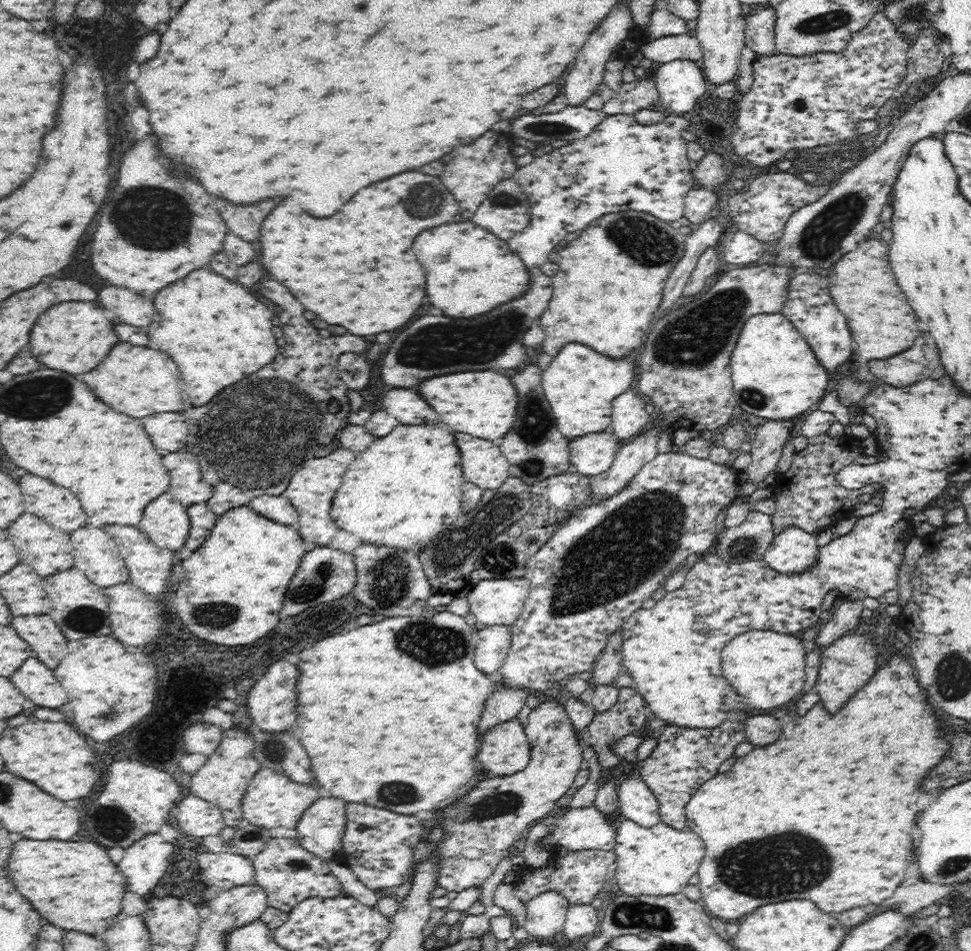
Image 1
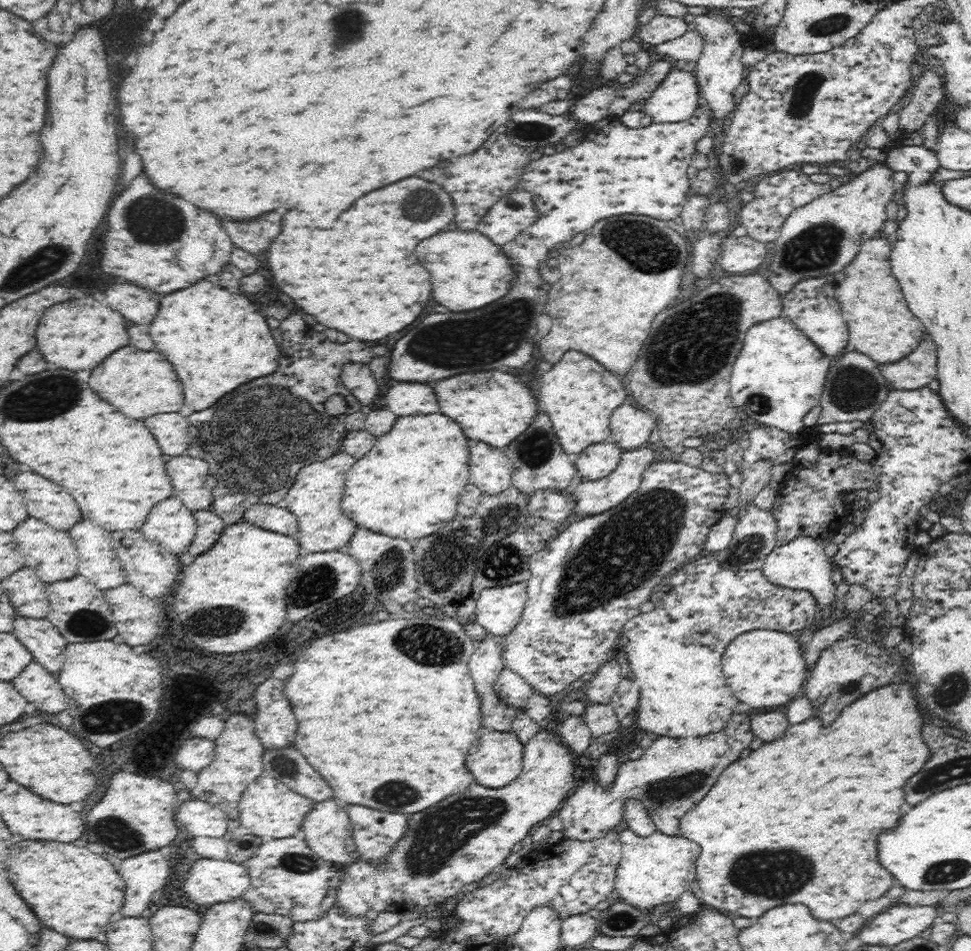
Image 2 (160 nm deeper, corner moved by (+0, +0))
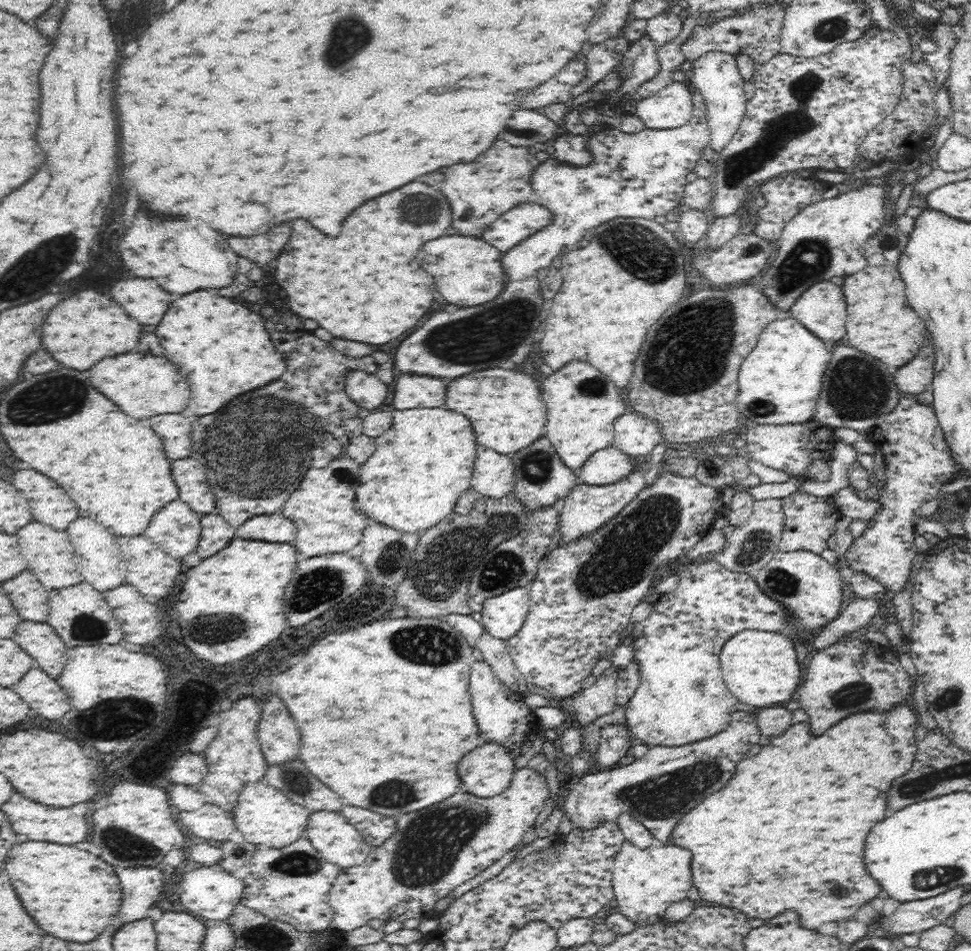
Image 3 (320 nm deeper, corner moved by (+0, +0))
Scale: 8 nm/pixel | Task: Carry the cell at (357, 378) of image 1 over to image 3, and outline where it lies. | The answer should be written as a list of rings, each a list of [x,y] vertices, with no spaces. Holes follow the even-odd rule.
[[[350,371],[345,378],[345,392],[351,401],[368,412],[382,406],[388,398],[388,386],[375,374]]]

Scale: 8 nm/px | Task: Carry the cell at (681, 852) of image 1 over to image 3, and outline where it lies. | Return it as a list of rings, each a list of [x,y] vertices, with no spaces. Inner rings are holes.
[[[625,841],[612,868],[613,897],[618,903],[618,914],[642,926],[659,922],[674,903],[685,900],[693,886],[690,874],[692,854],[686,848],[657,843],[650,848],[638,849]]]

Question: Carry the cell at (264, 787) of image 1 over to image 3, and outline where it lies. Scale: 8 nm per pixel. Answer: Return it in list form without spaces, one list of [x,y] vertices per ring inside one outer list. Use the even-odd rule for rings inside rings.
[[[264,780],[256,781],[240,790],[237,802],[230,808],[234,826],[244,842],[264,848],[281,849],[304,836],[311,812],[292,802],[282,791]]]

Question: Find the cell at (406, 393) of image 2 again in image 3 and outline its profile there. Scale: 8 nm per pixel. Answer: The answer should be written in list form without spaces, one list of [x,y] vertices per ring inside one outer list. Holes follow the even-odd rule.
[[[402,374],[394,384],[394,402],[397,410],[408,408],[438,408],[446,402],[446,382],[434,376]]]

